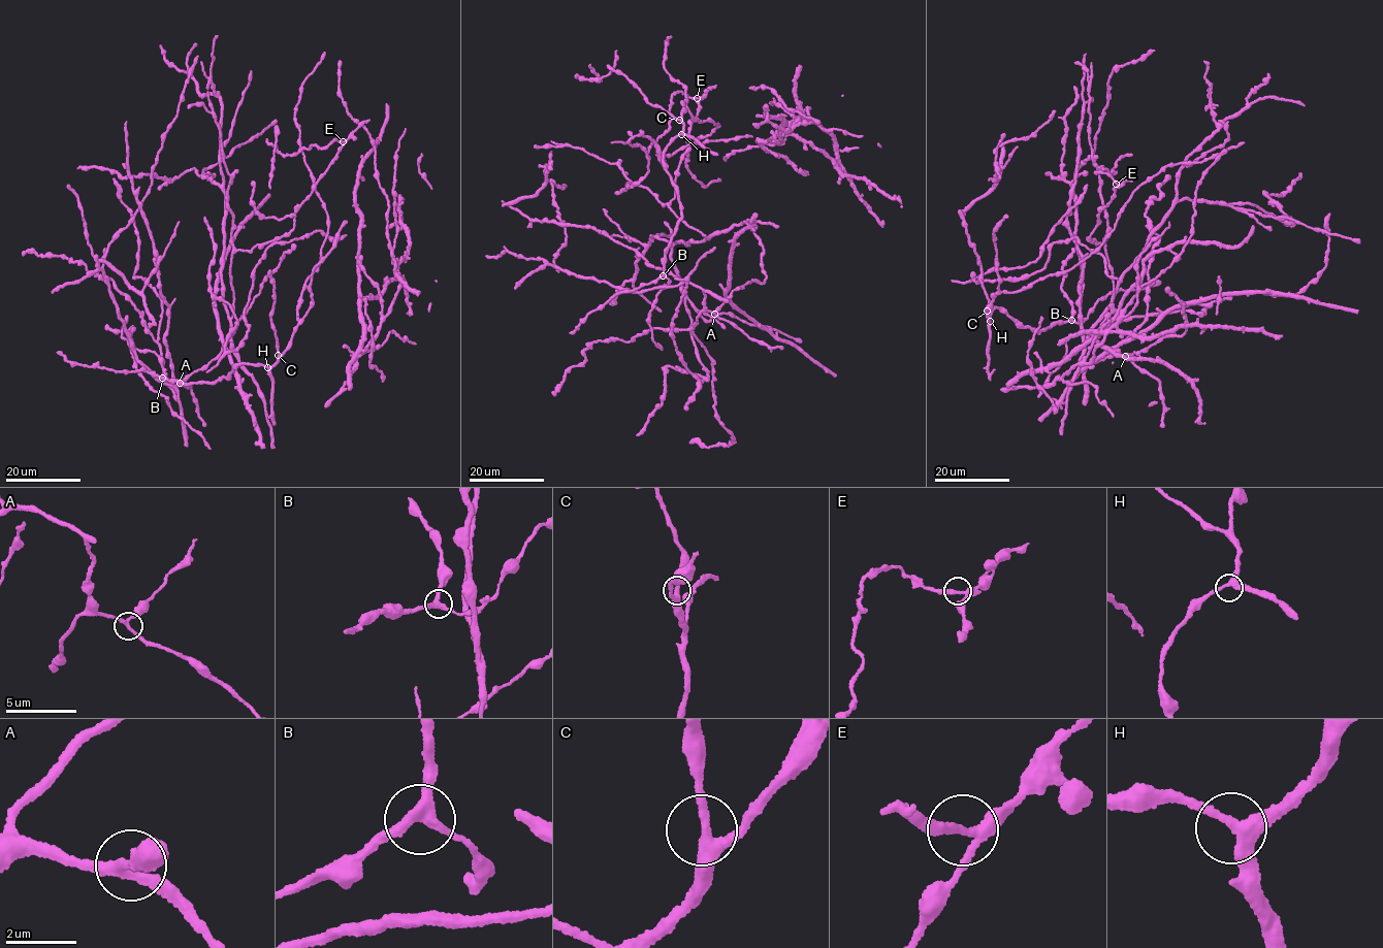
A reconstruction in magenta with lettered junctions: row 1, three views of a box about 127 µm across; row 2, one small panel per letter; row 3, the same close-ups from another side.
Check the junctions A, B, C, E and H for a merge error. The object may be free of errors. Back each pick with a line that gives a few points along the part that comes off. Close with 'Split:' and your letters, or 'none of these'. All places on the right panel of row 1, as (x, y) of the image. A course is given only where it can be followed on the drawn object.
E: course (1116, 183), (1102, 172), (1095, 171), (1106, 169), (1115, 173), (1112, 170), (1120, 157), (1132, 155)
Split: E

